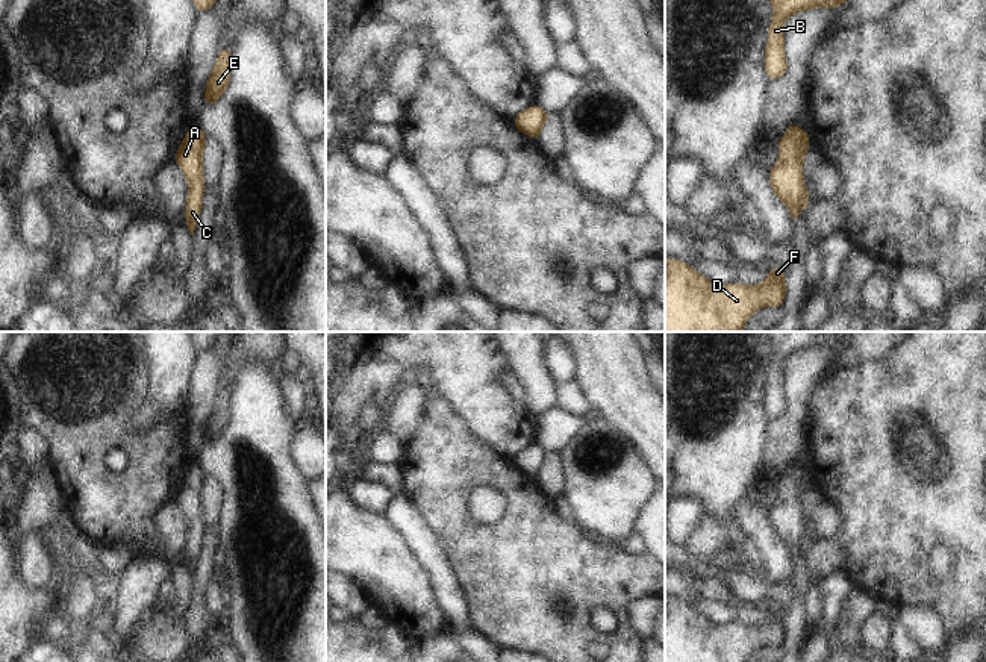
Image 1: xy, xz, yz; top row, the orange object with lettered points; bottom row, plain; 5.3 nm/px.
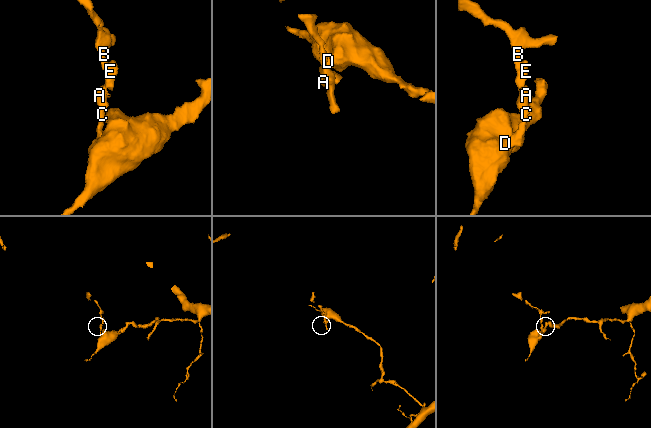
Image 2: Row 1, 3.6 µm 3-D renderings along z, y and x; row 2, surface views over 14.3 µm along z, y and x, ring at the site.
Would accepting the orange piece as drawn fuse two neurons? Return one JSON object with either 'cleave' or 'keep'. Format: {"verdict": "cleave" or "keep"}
{"verdict": "cleave"}

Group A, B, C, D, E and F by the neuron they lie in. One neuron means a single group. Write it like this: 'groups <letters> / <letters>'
groups A C D F / B E

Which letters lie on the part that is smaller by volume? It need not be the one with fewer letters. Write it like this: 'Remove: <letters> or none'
Remove: B, E

